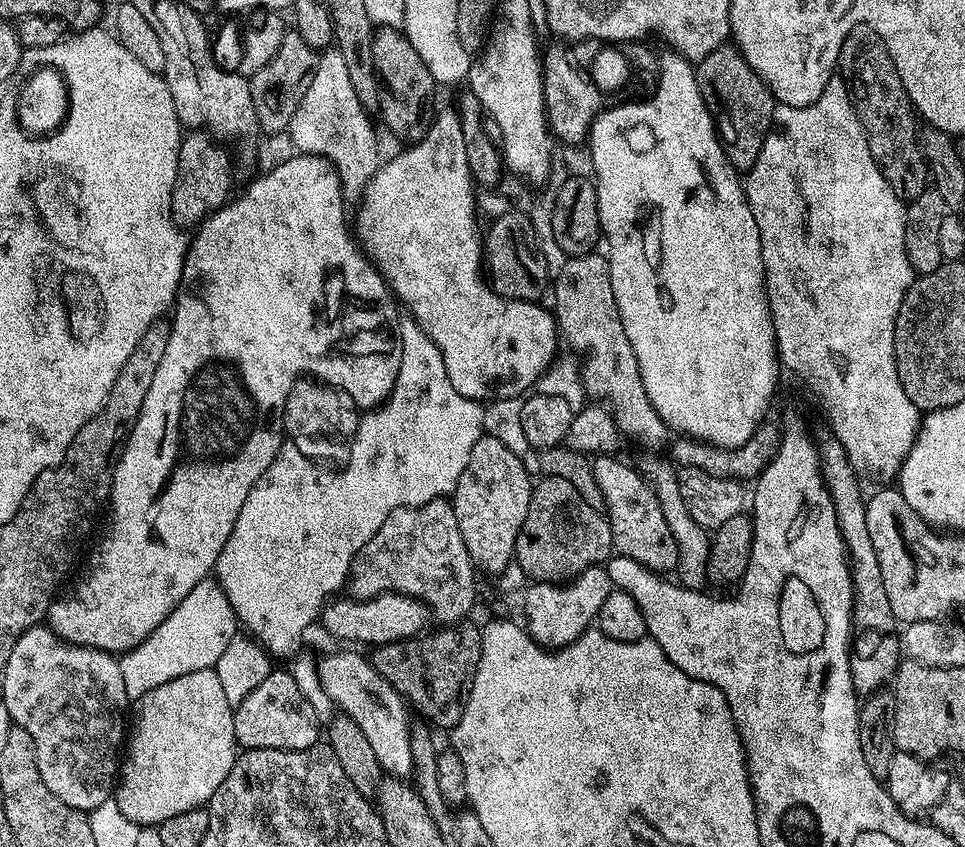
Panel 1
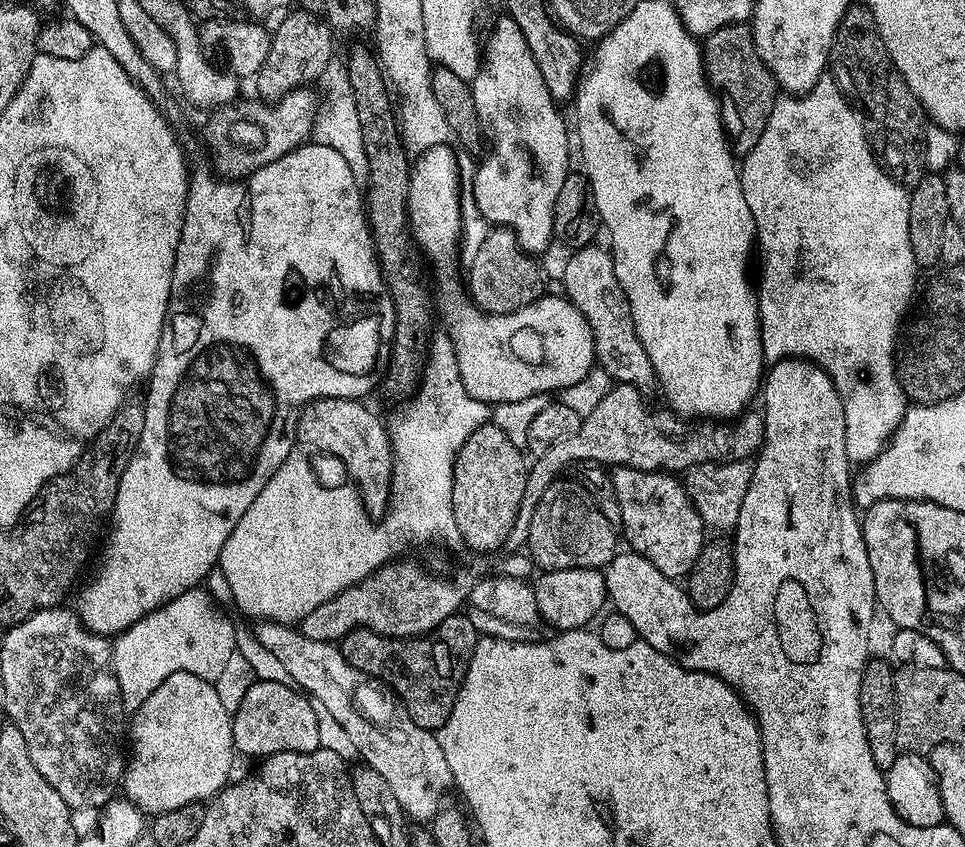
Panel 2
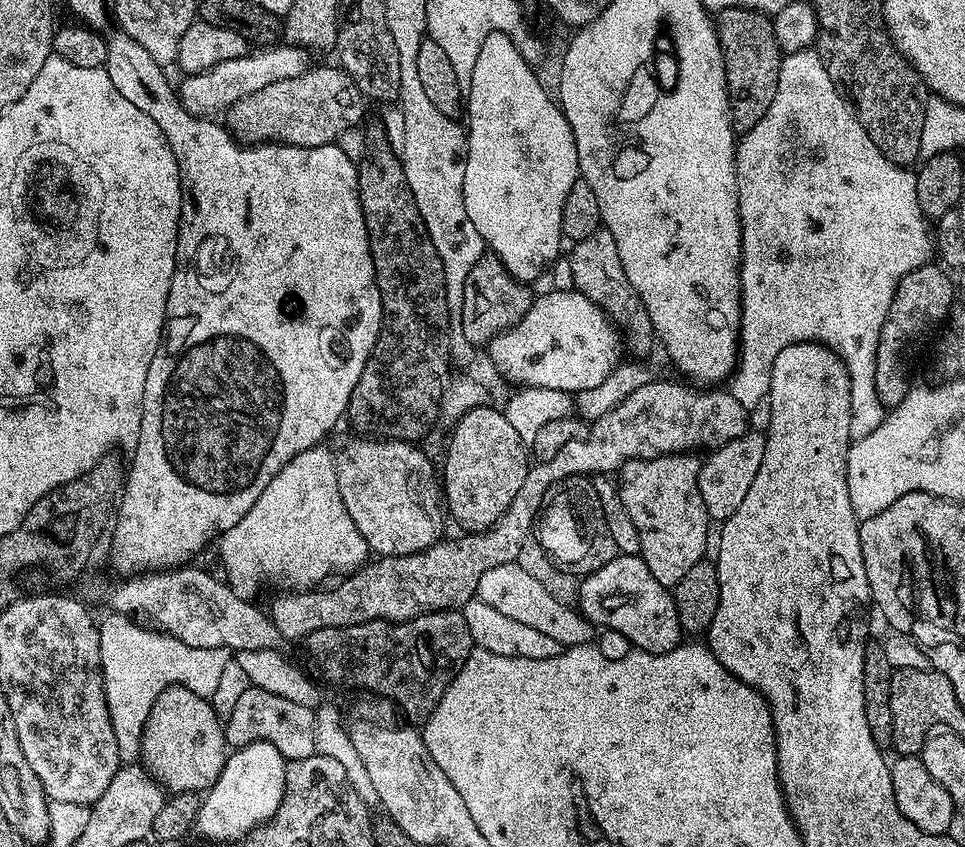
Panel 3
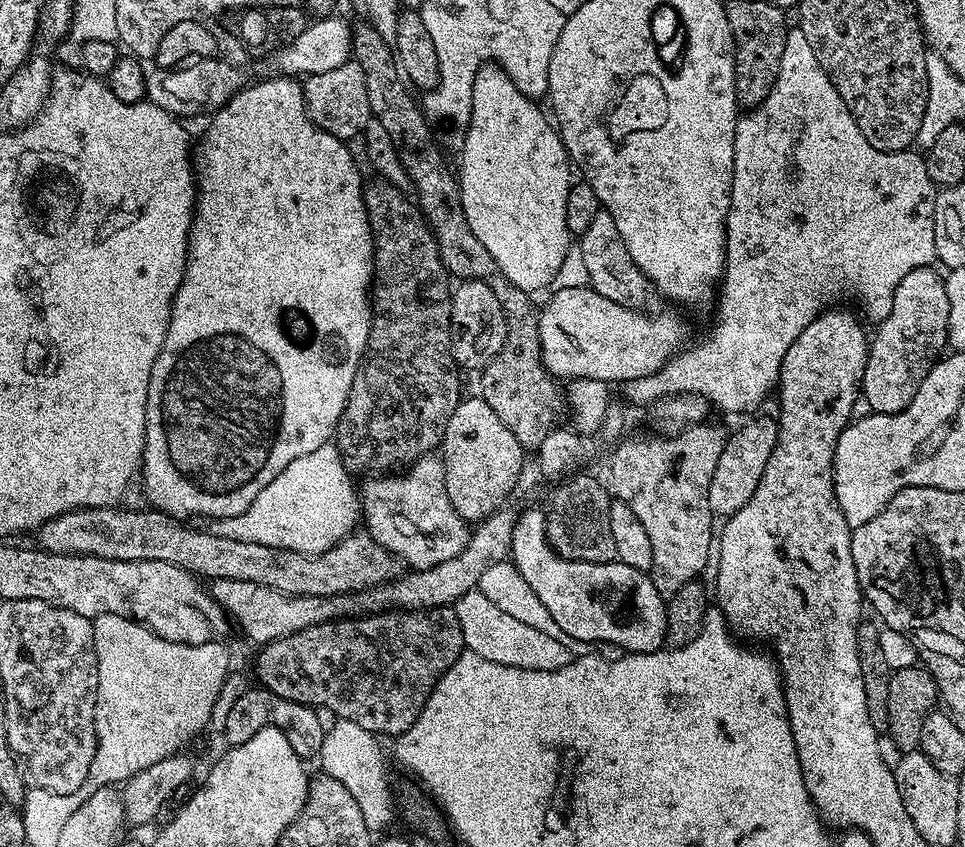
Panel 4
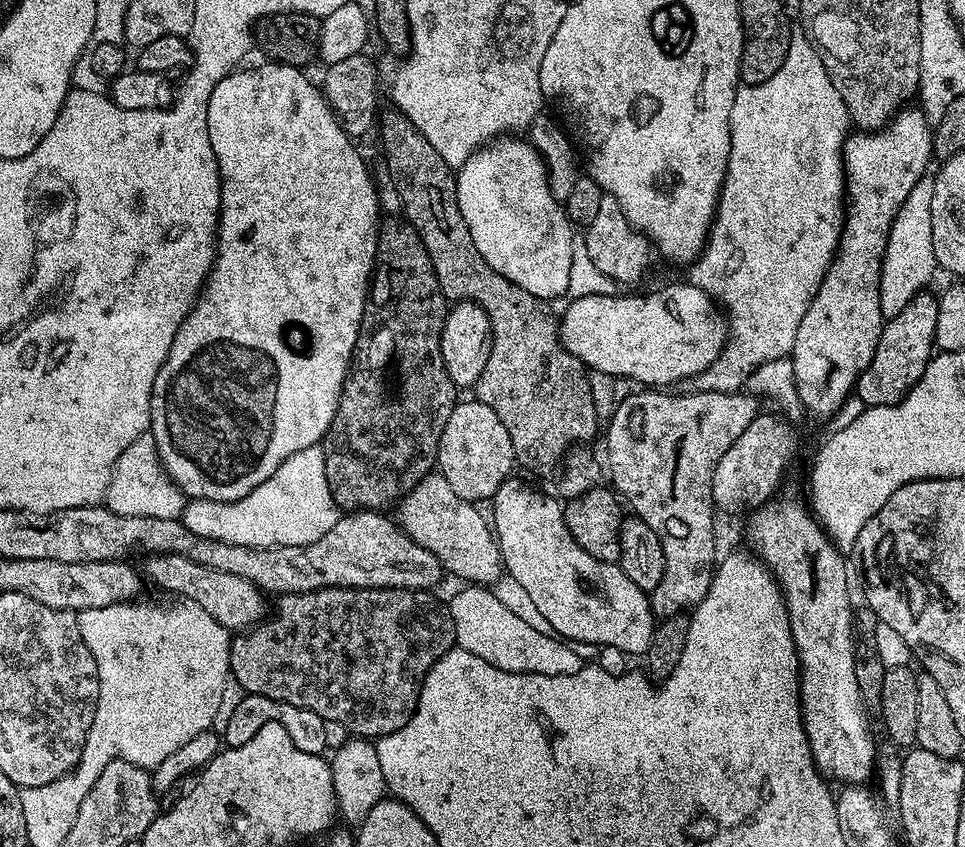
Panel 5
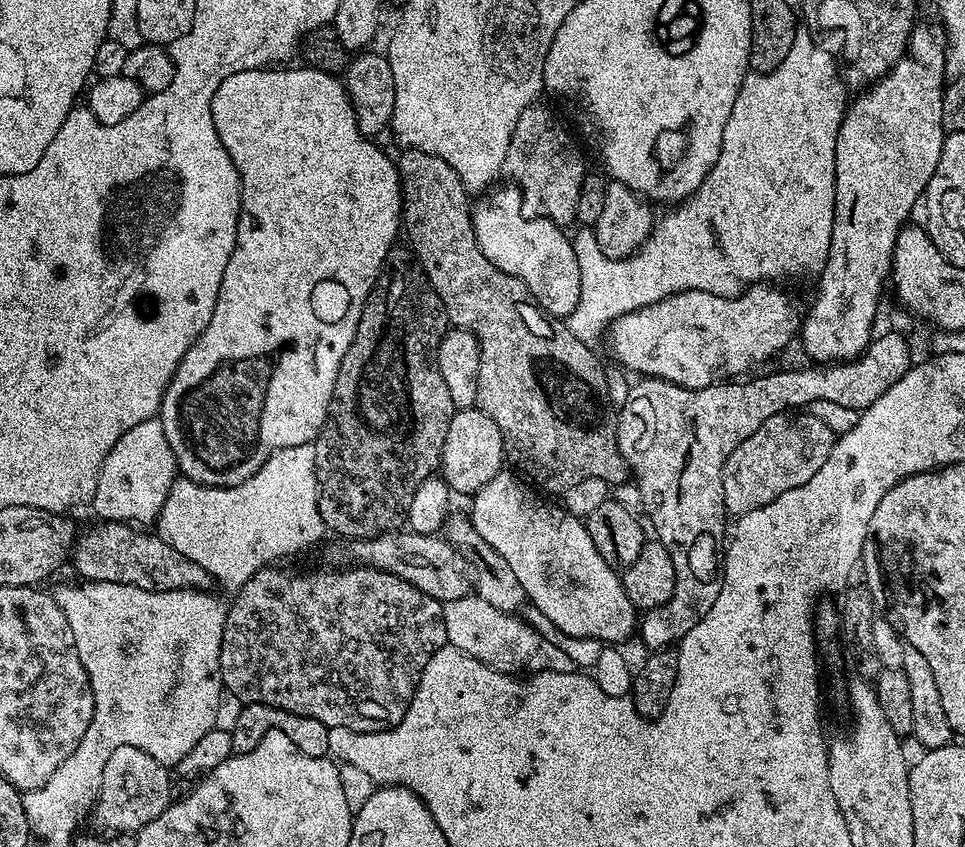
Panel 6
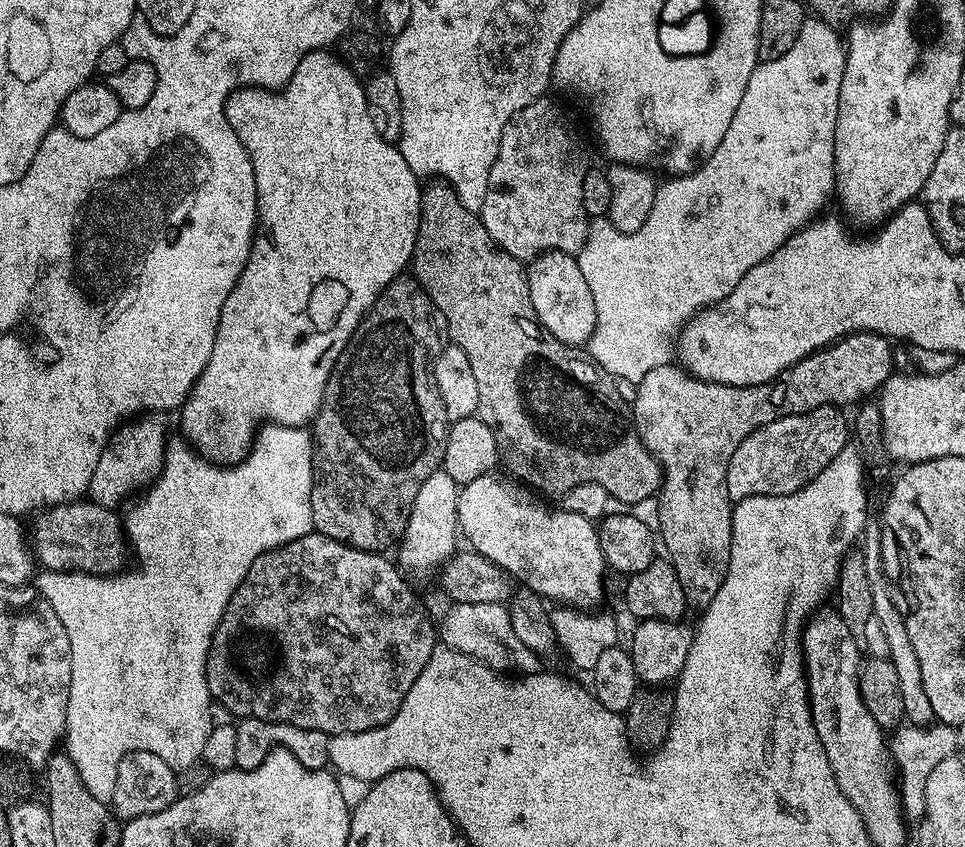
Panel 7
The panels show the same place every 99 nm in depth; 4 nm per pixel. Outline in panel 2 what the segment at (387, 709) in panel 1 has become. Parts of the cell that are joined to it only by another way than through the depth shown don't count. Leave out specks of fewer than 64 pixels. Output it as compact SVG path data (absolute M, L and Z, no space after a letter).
M261 621L255 627L254 635L262 646L272 650L273 655L279 659L284 669L286 669L289 679L317 703L323 713L325 711L340 726L349 742L349 747L354 752L362 748L361 752L364 752L366 757L361 761L369 766L376 764L373 769L377 770L382 778L390 780L388 786L390 786L390 790L394 791L398 806L402 806L404 815L408 817L409 821L424 820L424 822L430 822L433 820L445 803L445 801L443 802L444 795L448 791L451 793L454 788L450 766L446 766L446 758L442 754L442 746L437 733L427 728L423 732L416 732L416 724L409 717L404 720L404 724L400 724L400 744L412 744L412 748L400 748L400 744L396 744L392 738L380 734L370 724L366 724L356 714L355 709L351 708L354 702L355 689L360 681L360 673L346 662L335 643L331 641L318 642L317 639L306 638L305 635L300 633L299 629L291 625L270 623L268 621Z

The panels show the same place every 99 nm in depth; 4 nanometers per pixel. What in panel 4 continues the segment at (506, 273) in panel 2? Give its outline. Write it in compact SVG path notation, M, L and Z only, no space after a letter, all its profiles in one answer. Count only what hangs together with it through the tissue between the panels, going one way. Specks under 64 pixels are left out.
M461 280L452 290L450 310L450 330L452 331L452 357L461 369L482 370L502 350L508 333L508 319L498 294L481 280Z

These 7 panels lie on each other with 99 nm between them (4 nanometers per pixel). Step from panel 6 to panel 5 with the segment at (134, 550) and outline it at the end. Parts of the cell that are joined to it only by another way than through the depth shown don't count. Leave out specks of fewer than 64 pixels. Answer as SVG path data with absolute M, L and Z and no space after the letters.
M158 554L147 557L143 562L142 572L149 585L157 584L164 592L177 592L181 601L197 604L200 611L210 614L210 618L230 634L240 634L256 627L269 611L270 604L264 601L267 600L265 593L246 578L238 578L238 574L226 574L226 570L202 566L180 554Z

